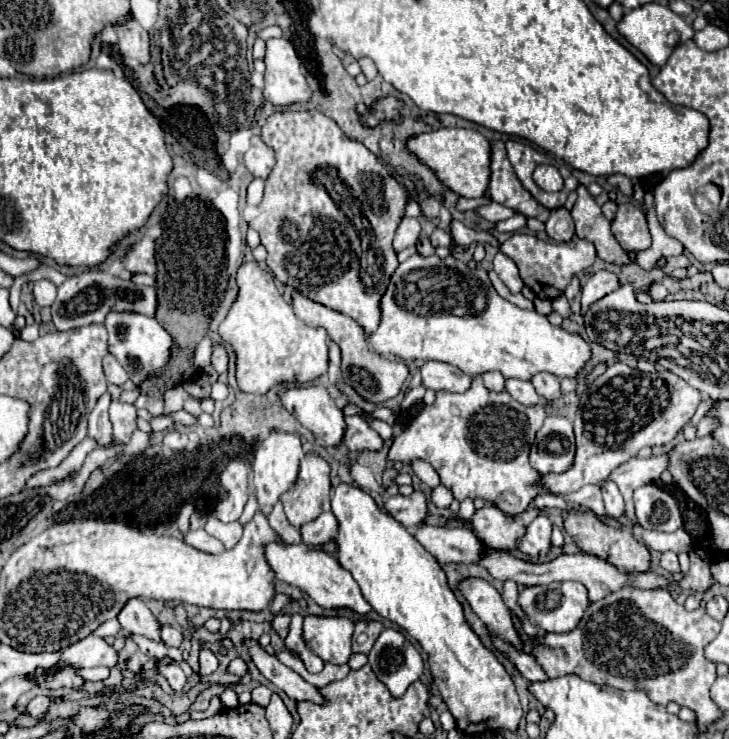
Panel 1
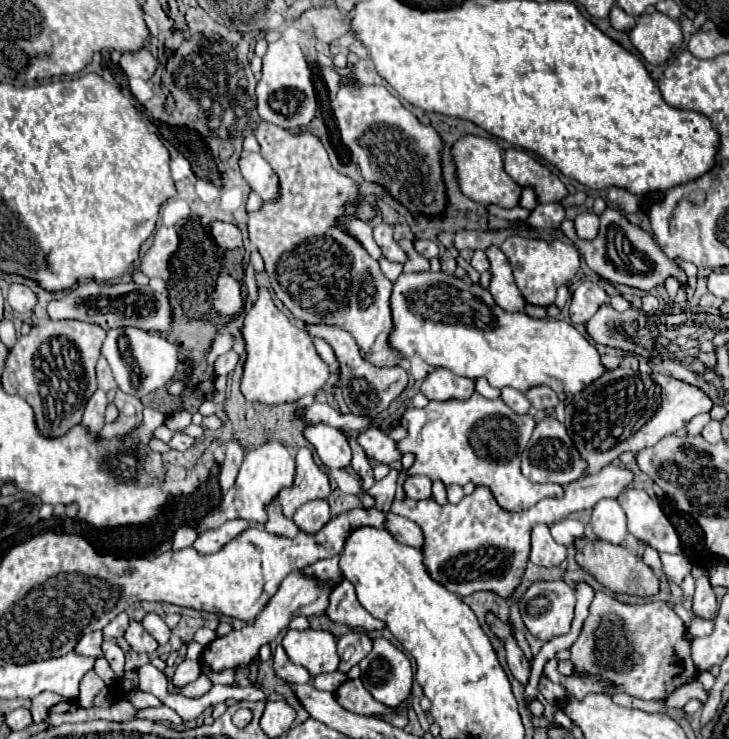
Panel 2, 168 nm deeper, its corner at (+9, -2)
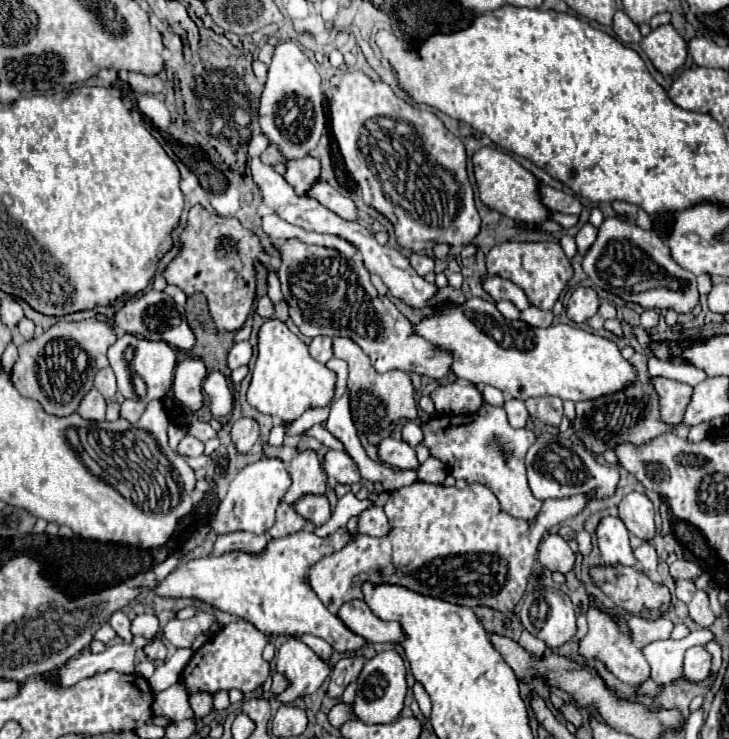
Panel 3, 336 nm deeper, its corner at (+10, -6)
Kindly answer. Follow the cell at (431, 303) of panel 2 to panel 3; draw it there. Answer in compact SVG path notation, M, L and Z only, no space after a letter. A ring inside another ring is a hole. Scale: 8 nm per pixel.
M470 298L462 306L452 302L442 302L434 308L432 316L422 318L418 324L414 324L414 334L428 340L434 348L450 352L452 354L452 366L450 370L472 384L490 384L504 394L528 400L538 396L558 396L562 400L590 400L598 398L602 394L612 394L614 390L622 390L622 386L628 386L636 380L634 366L620 356L620 350L614 342L600 338L596 334L584 332L580 328L572 328L568 324L554 324L548 328L534 328L528 326L522 320L508 320L504 318L494 302L482 300L482 298Z

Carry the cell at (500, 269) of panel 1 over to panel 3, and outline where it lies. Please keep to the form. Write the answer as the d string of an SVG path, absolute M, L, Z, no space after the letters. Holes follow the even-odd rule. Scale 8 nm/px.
M502 300L502 302L496 302L496 306L498 306L498 310L506 316L506 318L510 318L510 320L516 320L518 316L520 316L520 310L512 304L512 302L508 302L508 300Z

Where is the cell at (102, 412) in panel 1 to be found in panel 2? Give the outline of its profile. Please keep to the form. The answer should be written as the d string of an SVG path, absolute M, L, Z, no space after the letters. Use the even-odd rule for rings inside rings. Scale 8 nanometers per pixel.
M97 390L87 406L85 406L85 414L83 414L83 424L89 428L89 432L99 432L105 424L105 406L107 406L107 394L103 390Z

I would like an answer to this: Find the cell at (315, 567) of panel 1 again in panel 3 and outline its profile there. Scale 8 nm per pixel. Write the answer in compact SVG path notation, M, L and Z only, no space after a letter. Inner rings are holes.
M352 600L338 610L338 618L354 634L368 642L402 642L402 628L398 622L384 622L376 618L362 600Z

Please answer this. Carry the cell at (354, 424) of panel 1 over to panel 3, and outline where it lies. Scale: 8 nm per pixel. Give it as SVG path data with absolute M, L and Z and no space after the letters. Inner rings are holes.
M392 436L380 440L378 444L378 458L380 462L400 468L400 470L408 470L408 468L418 468L418 460L416 460L416 452L414 448L410 448L406 442L396 440Z

